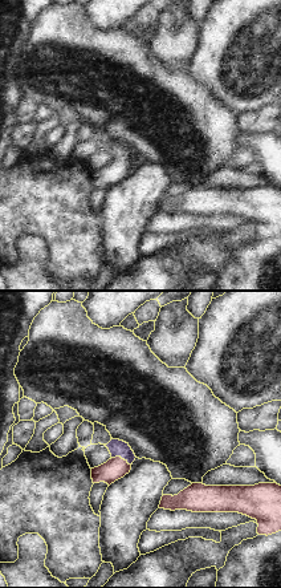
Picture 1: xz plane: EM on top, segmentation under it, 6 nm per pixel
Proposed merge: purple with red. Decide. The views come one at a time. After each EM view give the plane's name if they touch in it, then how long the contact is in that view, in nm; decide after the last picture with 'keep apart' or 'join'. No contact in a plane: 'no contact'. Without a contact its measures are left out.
meets purple in xz; contact 130 nm long

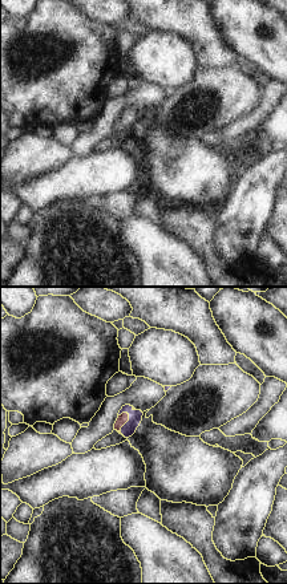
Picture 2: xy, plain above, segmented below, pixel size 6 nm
meets purple in xy; contact 140 nm long

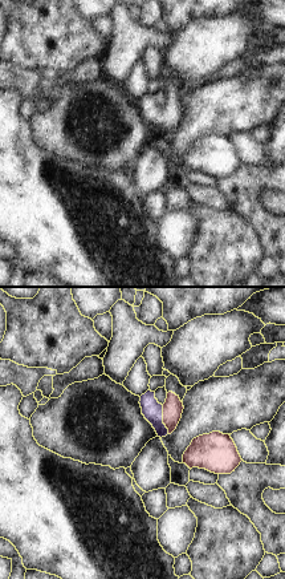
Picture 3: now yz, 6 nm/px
meets purple in yz; contact 180 nm long

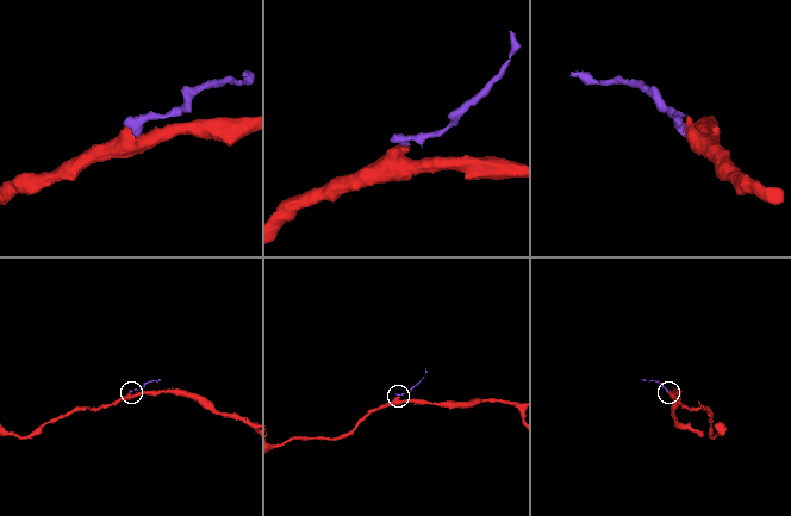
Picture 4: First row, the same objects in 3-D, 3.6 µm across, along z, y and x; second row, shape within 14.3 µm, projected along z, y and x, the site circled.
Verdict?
join

